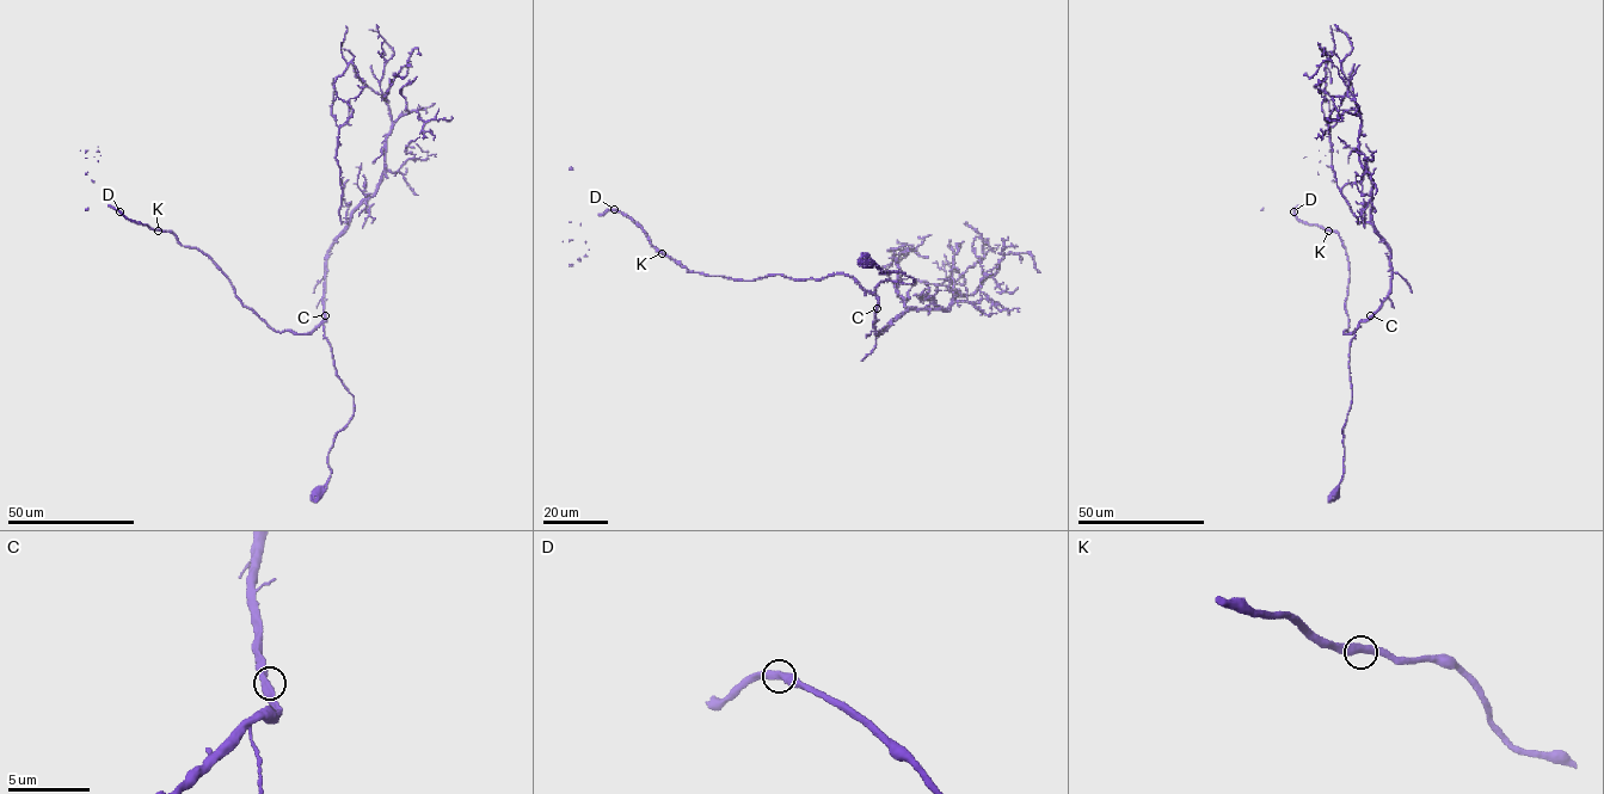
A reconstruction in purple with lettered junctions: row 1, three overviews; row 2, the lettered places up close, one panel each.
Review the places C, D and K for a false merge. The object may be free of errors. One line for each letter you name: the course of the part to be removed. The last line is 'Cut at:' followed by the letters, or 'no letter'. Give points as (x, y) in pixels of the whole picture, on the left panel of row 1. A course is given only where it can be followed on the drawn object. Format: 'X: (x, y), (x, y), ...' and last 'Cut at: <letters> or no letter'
Cut at: no letter

